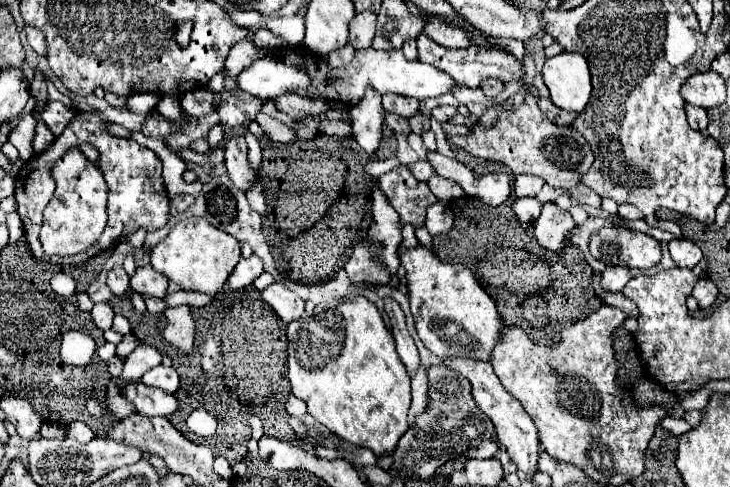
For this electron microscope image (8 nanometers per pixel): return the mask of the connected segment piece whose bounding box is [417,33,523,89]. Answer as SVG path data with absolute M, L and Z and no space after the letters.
M421 33L417 37L417 47L419 47L419 61L423 63L429 63L441 71L445 71L447 75L453 77L453 81L461 87L469 87L469 89L477 89L481 85L483 79L489 79L489 77L497 77L499 81L503 83L509 83L509 81L519 81L521 79L521 61L507 49L485 49L485 47L467 47L467 49L447 49L447 47L441 47L437 43L433 43L433 39L429 39L425 33Z

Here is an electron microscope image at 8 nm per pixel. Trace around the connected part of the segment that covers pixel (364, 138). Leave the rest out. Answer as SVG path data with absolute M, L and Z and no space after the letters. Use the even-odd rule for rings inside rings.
M367 89L365 97L355 107L349 107L349 115L353 117L351 135L371 159L375 159L375 153L379 151L383 113L381 95L377 95L373 89Z

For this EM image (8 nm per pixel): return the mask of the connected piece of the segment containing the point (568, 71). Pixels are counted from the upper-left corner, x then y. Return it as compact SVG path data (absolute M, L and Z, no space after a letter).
M563 51L549 57L543 65L543 79L559 109L583 113L591 97L591 73L581 53Z

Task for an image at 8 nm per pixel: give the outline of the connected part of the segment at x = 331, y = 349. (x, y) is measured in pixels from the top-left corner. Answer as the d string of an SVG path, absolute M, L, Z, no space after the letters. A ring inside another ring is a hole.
M345 297L333 303L319 303L311 313L287 325L289 341L289 381L293 395L307 403L307 411L339 439L371 449L377 457L395 451L397 441L407 431L407 411L411 403L409 375L397 355L395 339L385 327L377 307L361 297Z

